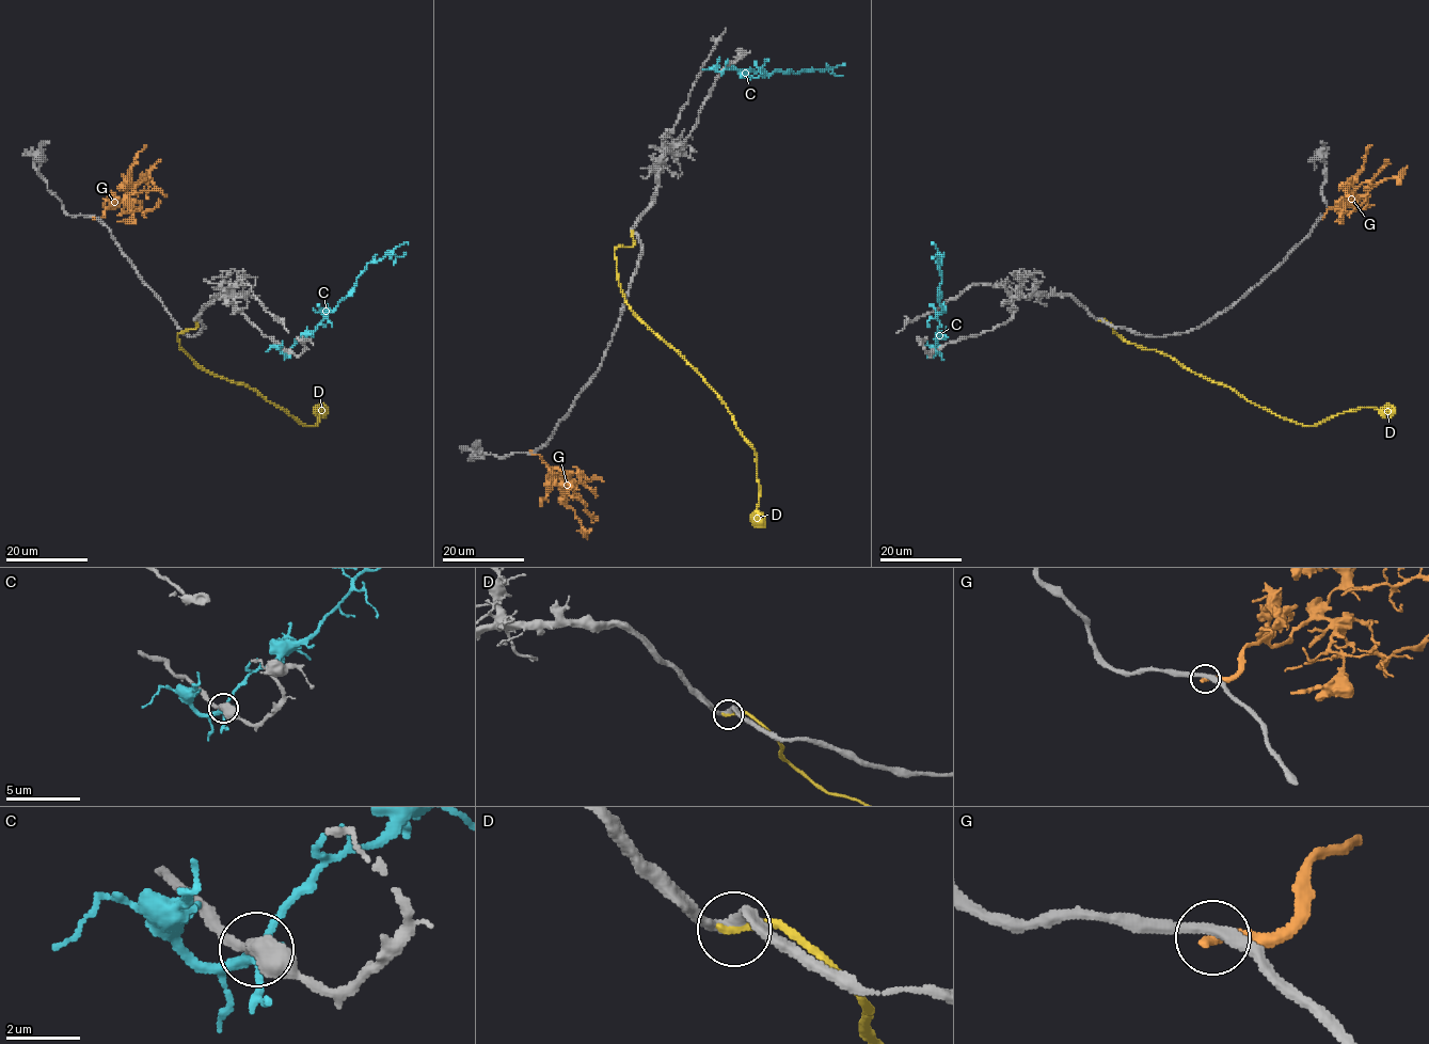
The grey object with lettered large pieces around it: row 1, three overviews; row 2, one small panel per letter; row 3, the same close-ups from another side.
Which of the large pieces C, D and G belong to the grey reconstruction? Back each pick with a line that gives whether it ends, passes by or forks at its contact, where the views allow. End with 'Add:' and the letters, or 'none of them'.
D: It ends there
Add: D

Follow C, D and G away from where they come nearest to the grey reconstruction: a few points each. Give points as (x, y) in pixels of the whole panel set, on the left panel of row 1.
C: (289, 350), (333, 311), (368, 263), (382, 259), (401, 243), (408, 244)
D: (194, 320), (176, 335), (205, 370), (305, 425), (321, 411)
G: (94, 218), (117, 207), (127, 198), (132, 190), (128, 172), (146, 145)

